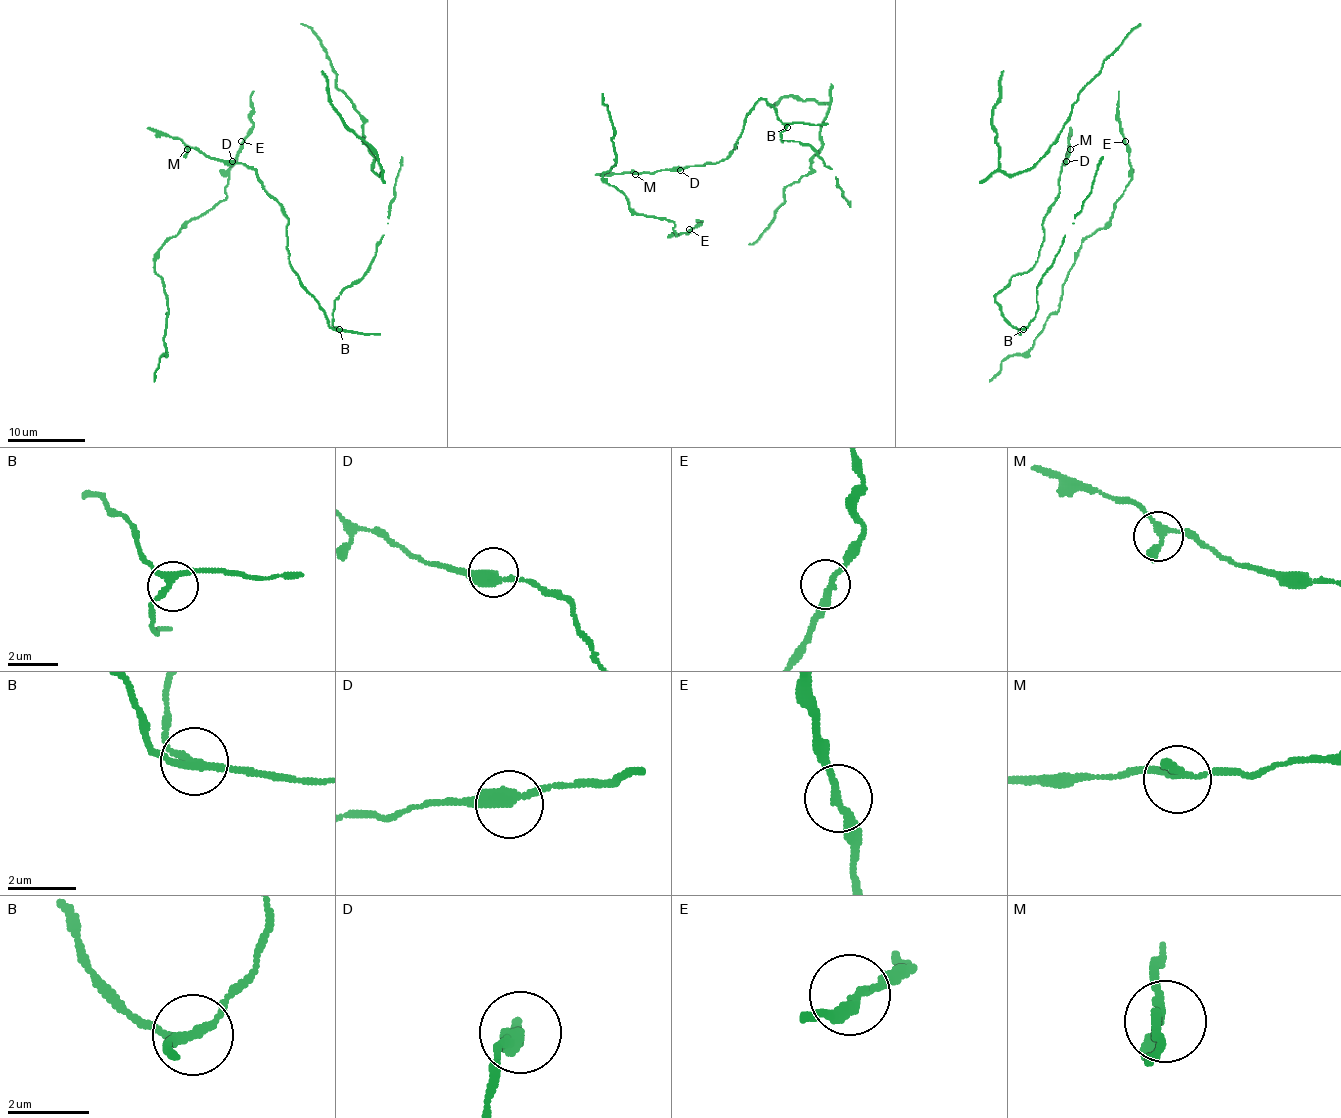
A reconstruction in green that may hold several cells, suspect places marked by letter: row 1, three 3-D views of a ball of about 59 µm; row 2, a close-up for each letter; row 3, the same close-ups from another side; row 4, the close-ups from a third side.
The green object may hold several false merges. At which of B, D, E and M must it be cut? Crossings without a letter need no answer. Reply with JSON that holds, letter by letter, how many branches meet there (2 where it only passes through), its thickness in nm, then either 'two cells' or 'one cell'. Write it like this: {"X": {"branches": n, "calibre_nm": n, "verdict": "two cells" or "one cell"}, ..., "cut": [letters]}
{"B": {"branches": 3, "calibre_nm": 200, "verdict": "one cell"}, "D": {"branches": 2, "calibre_nm": 420, "verdict": "one cell"}, "E": {"branches": 2, "calibre_nm": 240, "verdict": "one cell"}, "M": {"branches": 3, "calibre_nm": 180, "verdict": "one cell"}, "cut": []}

